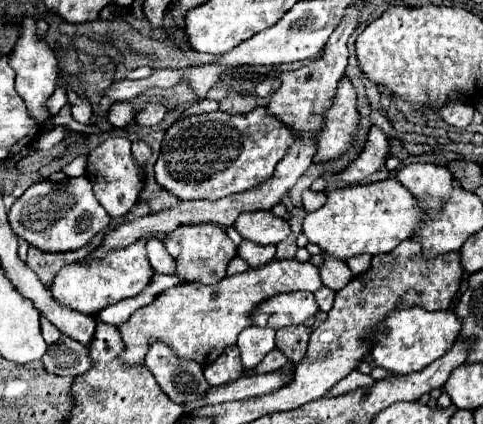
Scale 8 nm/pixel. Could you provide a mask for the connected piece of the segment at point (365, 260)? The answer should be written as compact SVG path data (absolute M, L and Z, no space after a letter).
M365 254L365 256L357 256L357 258L349 258L349 268L353 272L353 276L357 274L363 274L367 268L371 266L371 254Z

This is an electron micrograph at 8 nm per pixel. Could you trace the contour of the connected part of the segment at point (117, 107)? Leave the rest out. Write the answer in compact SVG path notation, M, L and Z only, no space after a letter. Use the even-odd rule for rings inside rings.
M115 102L109 110L109 122L115 126L115 128L129 128L135 124L135 108L129 106L127 102Z

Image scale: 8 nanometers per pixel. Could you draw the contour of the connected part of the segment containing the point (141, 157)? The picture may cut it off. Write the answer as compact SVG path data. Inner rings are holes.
M135 140L133 142L133 156L137 158L139 164L147 164L147 160L151 156L151 148L143 140Z

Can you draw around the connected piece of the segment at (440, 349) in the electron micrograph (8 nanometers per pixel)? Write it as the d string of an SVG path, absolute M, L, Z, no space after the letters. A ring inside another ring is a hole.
M419 306L415 308L407 308L407 310L397 310L395 314L391 314L385 322L381 322L379 326L379 334L377 334L377 342L371 350L371 356L375 360L375 366L381 366L385 370L391 370L395 374L411 374L411 372L421 372L425 366L429 366L433 360L441 358L457 340L461 330L461 320L457 318L457 314L451 310L451 314L447 312L427 312Z

